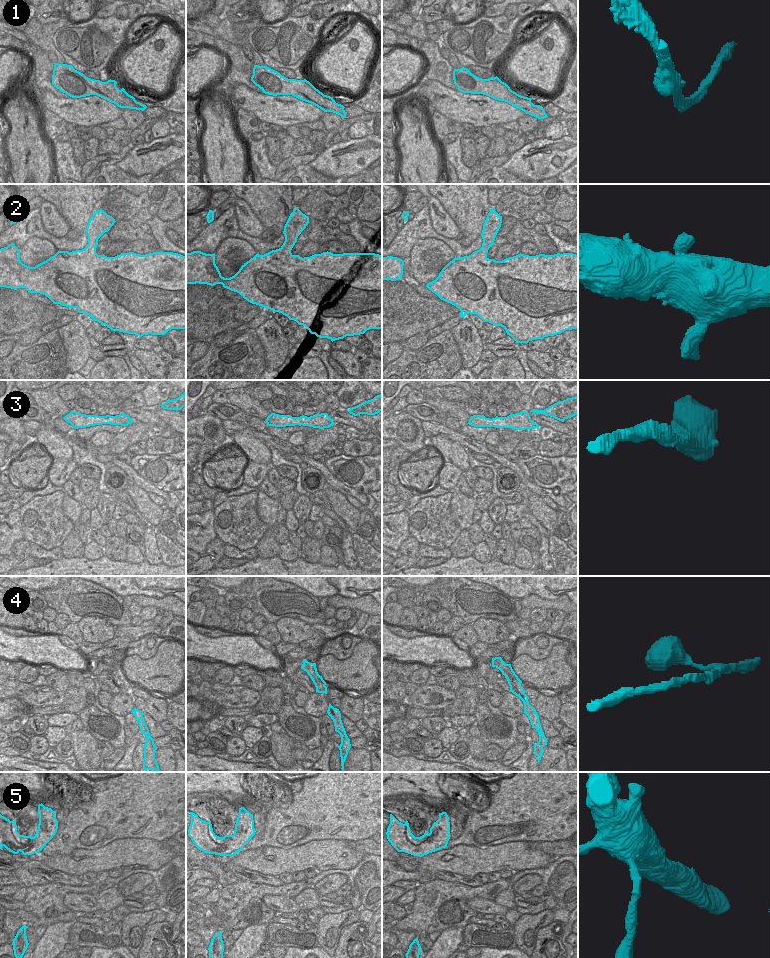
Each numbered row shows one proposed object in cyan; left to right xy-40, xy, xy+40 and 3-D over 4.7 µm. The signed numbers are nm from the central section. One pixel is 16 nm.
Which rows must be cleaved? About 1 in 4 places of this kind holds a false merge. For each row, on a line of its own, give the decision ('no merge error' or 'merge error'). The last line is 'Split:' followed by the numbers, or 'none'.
1: no merge error
2: no merge error
3: no merge error
4: no merge error
5: no merge error
Split: none

